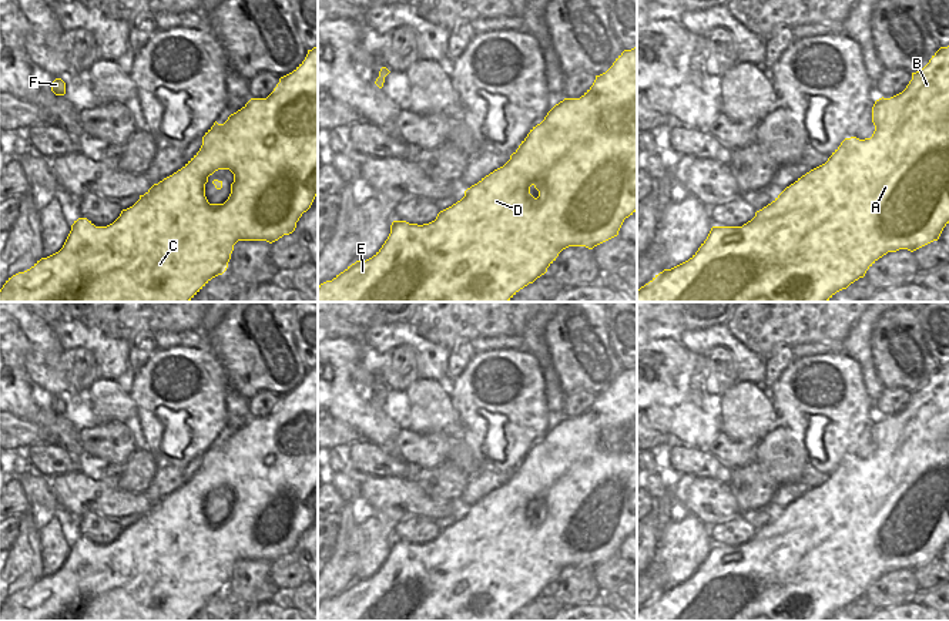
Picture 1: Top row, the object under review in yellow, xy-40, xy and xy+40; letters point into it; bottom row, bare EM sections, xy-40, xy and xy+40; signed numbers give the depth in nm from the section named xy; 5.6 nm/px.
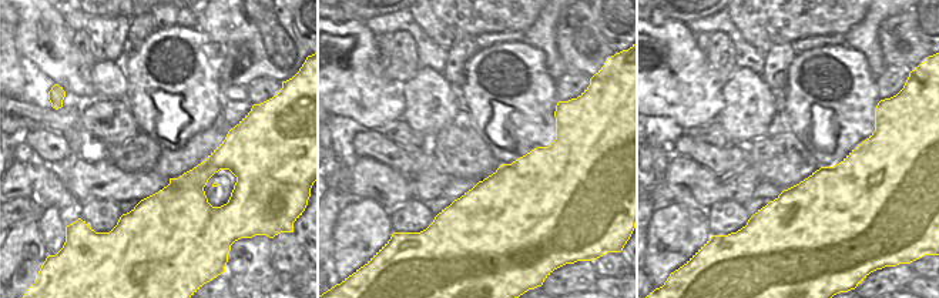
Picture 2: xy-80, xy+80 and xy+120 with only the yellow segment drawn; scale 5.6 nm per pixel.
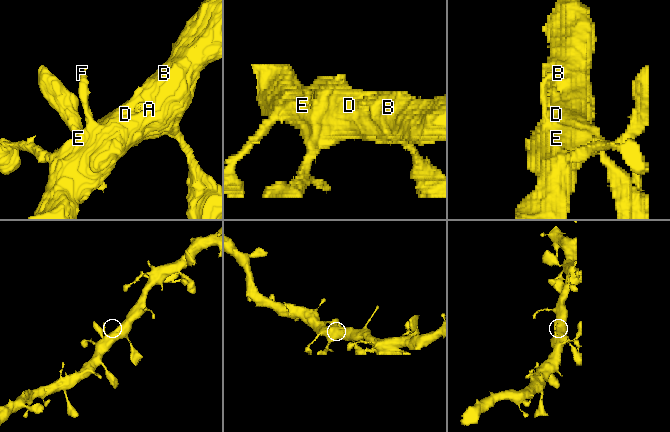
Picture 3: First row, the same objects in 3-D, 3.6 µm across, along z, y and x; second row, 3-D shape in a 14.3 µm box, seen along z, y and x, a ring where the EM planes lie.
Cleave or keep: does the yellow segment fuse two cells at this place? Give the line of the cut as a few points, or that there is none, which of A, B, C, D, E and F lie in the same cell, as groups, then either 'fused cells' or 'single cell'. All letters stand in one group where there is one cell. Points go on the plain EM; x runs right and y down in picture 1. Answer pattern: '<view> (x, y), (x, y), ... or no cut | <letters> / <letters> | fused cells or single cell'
no cut | A B C D E F | single cell

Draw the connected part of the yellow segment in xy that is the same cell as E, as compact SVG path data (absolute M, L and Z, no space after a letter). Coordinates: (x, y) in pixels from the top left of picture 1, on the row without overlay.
M637 366L624 369L580 417L564 417L544 439L533 446L510 479L477 503L465 510L465 516L440 530L435 540L423 544L393 540L382 567L366 580L356 580L332 600L318 605L318 621L509 621L520 608L547 591L559 573L569 565L594 565L614 557L626 537L637 530Z

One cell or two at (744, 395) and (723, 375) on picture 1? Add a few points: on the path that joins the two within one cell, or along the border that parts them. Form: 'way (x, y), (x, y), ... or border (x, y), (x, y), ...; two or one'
border (738, 381), (721, 398); two

